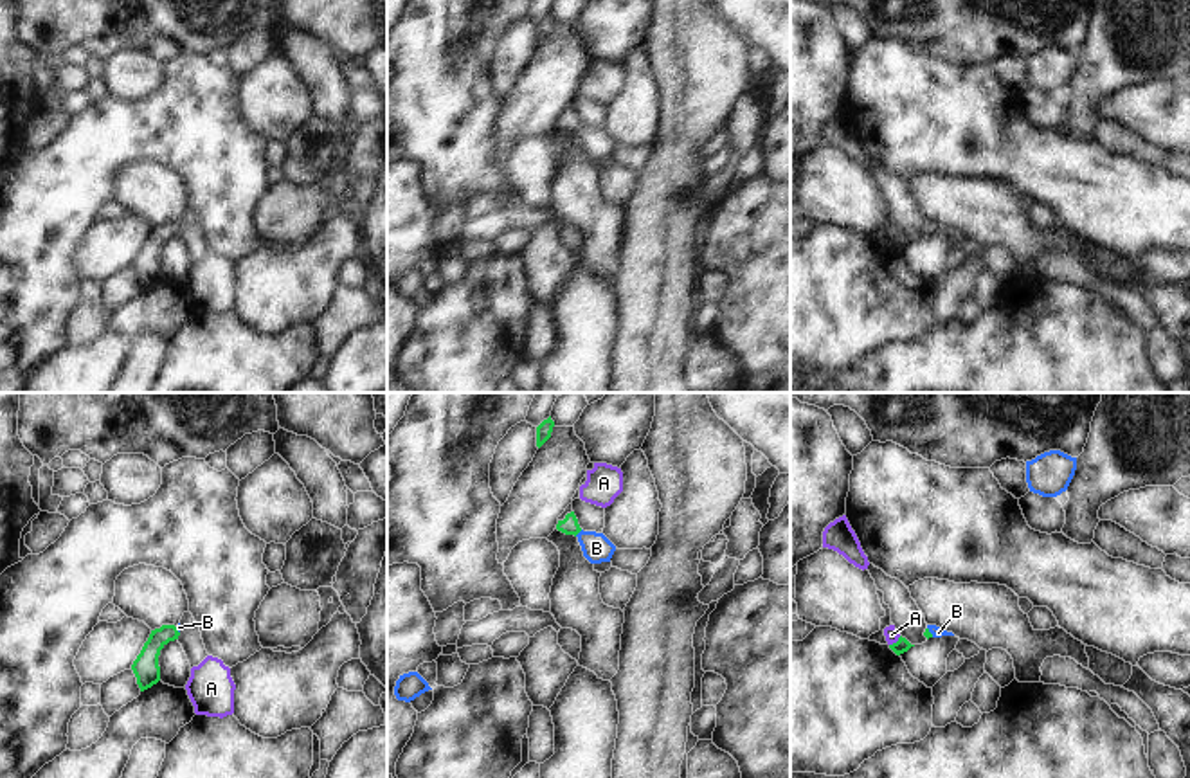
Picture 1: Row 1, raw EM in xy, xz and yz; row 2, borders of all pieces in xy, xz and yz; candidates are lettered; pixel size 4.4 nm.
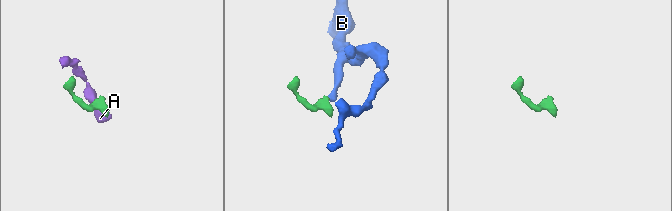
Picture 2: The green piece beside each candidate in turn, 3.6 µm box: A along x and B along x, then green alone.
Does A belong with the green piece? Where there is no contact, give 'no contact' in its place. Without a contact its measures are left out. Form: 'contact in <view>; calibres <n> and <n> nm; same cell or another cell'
contact in yz; calibres 70 and 70 nm; another cell

